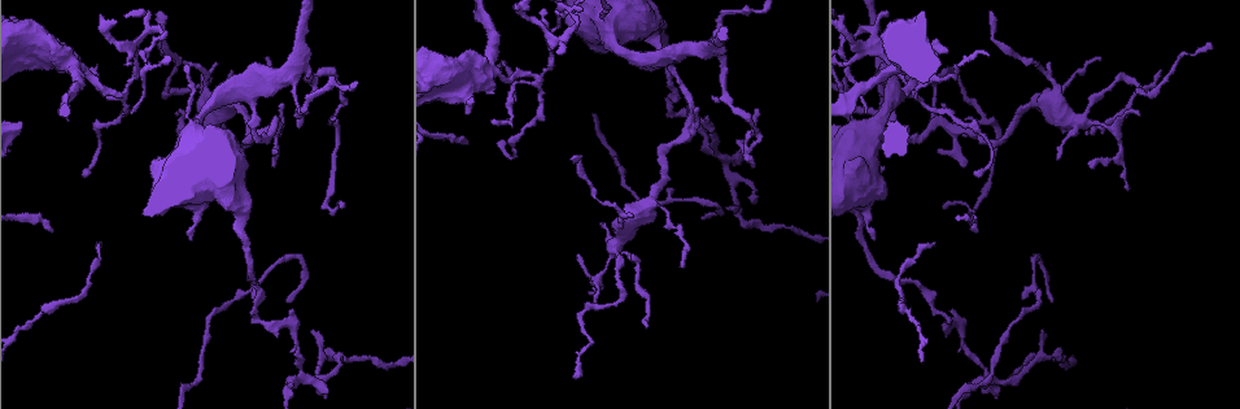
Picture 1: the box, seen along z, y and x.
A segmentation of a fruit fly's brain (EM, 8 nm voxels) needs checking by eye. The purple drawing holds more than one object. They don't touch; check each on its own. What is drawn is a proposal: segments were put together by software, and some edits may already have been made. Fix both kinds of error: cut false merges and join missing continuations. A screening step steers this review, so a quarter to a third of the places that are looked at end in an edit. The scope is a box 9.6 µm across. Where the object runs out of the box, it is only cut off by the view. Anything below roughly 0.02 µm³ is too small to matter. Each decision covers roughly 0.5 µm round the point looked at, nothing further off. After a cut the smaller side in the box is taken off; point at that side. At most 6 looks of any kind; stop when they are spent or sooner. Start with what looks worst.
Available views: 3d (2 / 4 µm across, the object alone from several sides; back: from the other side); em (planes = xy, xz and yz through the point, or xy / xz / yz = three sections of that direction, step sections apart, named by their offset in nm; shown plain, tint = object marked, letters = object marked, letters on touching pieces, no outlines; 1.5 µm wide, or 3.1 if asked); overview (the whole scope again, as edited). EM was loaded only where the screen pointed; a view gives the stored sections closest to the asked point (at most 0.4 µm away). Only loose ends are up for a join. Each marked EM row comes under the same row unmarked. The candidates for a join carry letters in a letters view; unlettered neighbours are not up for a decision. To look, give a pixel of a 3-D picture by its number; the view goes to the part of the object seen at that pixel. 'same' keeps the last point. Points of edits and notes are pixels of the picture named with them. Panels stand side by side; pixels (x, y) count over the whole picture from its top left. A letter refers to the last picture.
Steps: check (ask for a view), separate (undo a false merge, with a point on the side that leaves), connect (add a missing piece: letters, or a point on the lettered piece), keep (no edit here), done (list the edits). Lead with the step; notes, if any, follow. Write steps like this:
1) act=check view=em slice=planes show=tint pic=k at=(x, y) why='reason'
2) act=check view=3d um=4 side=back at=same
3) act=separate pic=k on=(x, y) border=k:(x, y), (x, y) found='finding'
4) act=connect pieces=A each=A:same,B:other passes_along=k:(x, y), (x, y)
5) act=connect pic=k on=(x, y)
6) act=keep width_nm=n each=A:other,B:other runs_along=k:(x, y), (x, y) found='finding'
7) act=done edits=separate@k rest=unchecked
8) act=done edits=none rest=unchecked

act=check view=em slice=planes show=letters pic=1 at=(265, 57) why='free end'

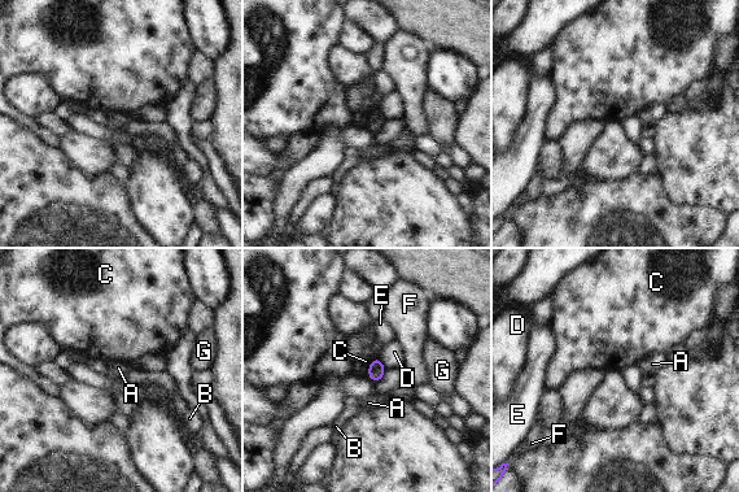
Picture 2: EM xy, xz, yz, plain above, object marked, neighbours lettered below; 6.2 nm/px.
act=keep width_nm=100 each=A:other,B:other,C:other,D:other,E:other,F:other,G:other border=2:(379, 357), (368, 368), (374, 382) found='none of them fits'

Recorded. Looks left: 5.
act=check view=em slice=xz step=4 show=letters pic=1 at=(39, 63)

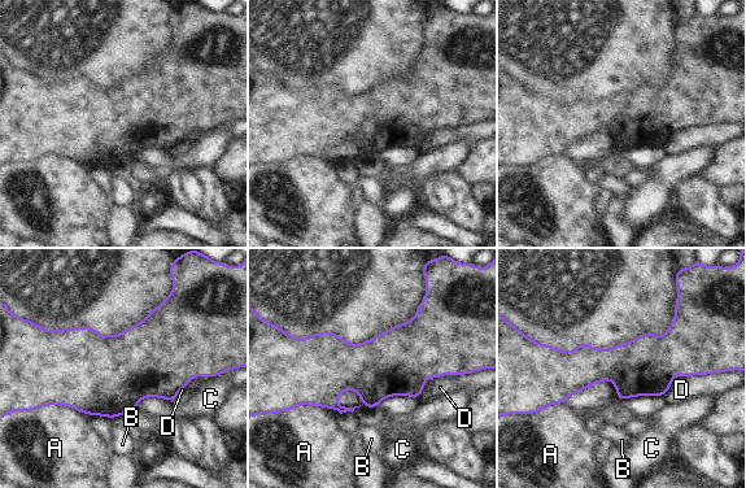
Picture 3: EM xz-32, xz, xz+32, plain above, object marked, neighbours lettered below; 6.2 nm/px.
act=check view=em slice=planes show=letters at=same why='cut it another way'

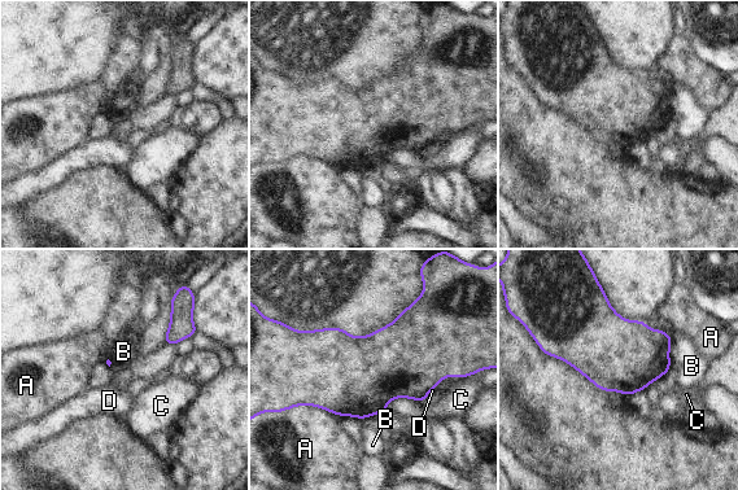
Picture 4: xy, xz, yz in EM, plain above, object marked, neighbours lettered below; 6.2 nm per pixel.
act=keep width_nm=460 each=A:other,B:other,C:other,D:other border=4:(463, 376), (445, 376), (427, 394) found='none of them fits'

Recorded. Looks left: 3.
act=check view=3d um=4 side=back pic=1 at=(258, 138) why='sharp bend'

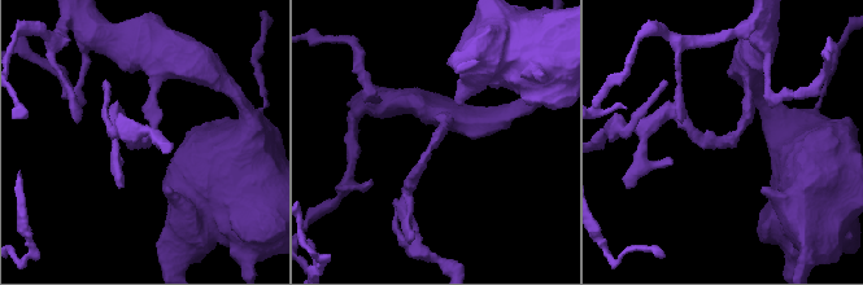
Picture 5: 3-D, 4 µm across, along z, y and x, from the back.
act=check view=em slice=xz step=4 show=tint pic=5 at=(148, 140) why='shape alone is not enough'

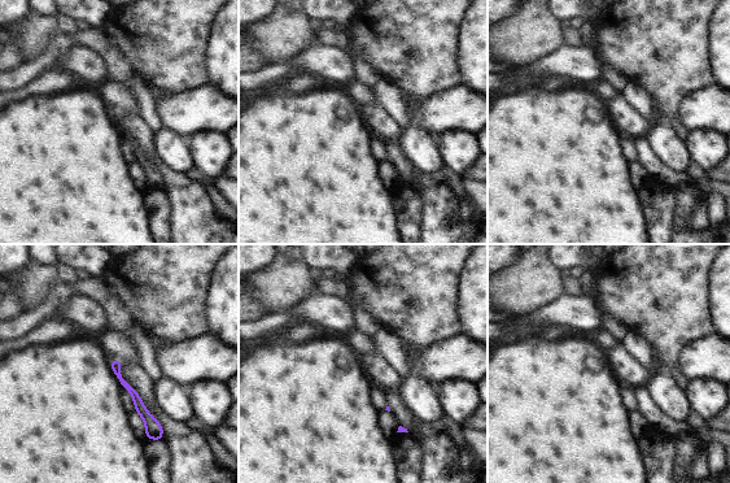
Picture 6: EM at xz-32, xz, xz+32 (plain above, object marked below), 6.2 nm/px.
act=check view=em slice=planes show=letters at=same

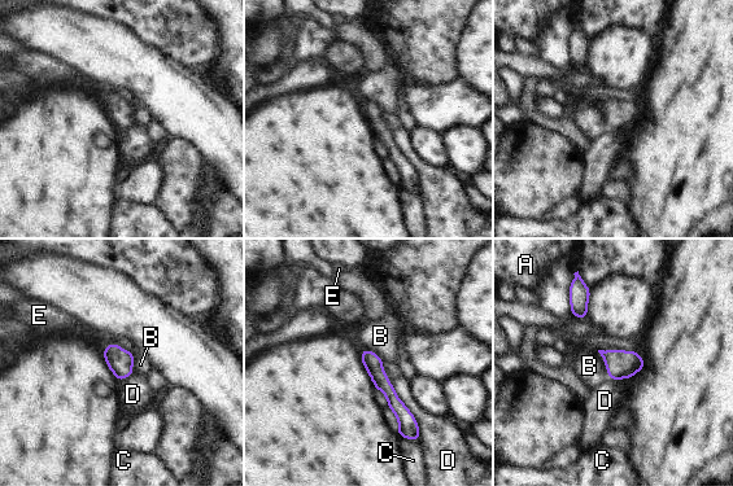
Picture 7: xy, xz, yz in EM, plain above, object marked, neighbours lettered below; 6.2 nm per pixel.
act=keep width_nm=110 each=A:other,B:other,C:other,D:other,E:other runs_along=7:(365, 353), (410, 428) found='continuous, no second neuron'

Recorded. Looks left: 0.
act=done edits=none rest=unchecked

